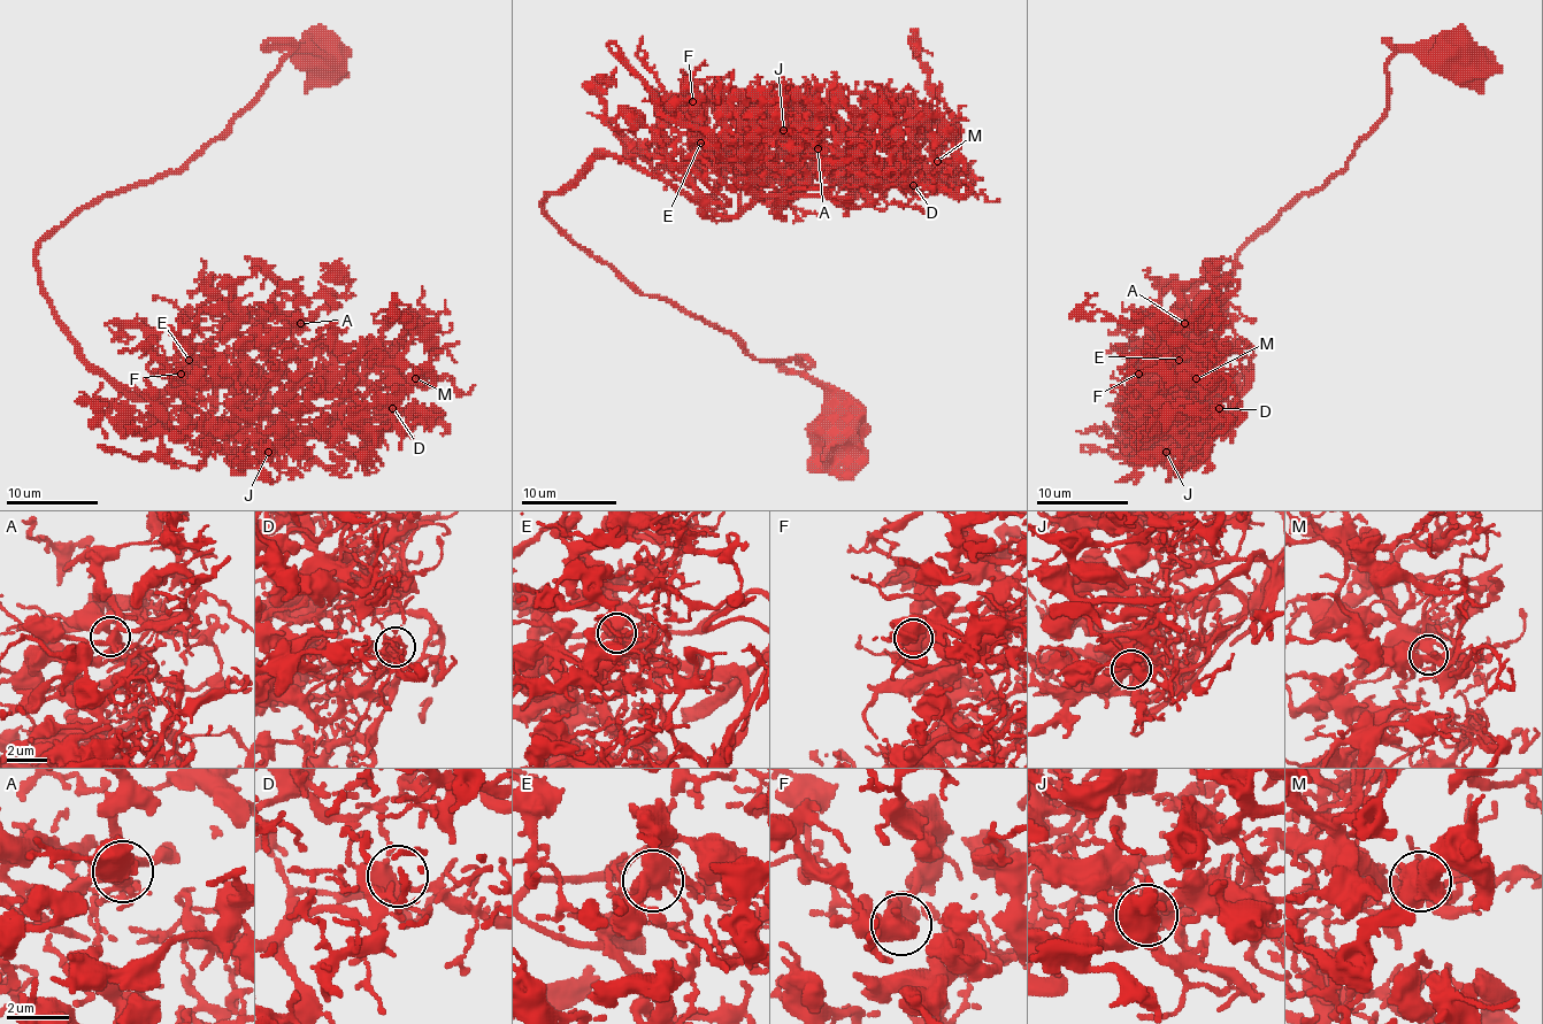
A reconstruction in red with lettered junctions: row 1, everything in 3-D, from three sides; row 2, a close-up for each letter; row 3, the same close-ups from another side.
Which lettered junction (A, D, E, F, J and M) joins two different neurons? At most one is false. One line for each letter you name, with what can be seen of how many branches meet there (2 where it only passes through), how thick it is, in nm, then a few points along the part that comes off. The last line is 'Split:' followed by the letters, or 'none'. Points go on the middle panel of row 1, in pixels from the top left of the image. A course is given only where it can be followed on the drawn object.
Split: none

